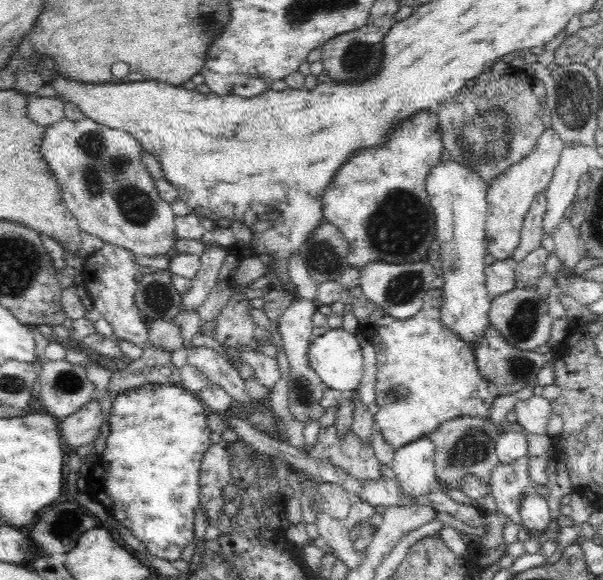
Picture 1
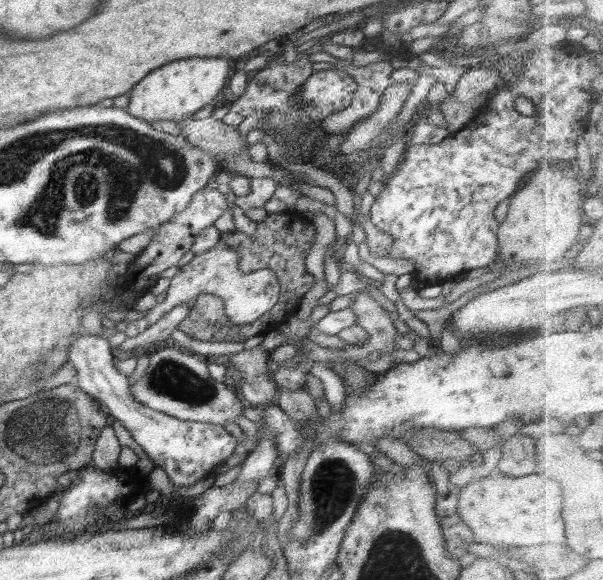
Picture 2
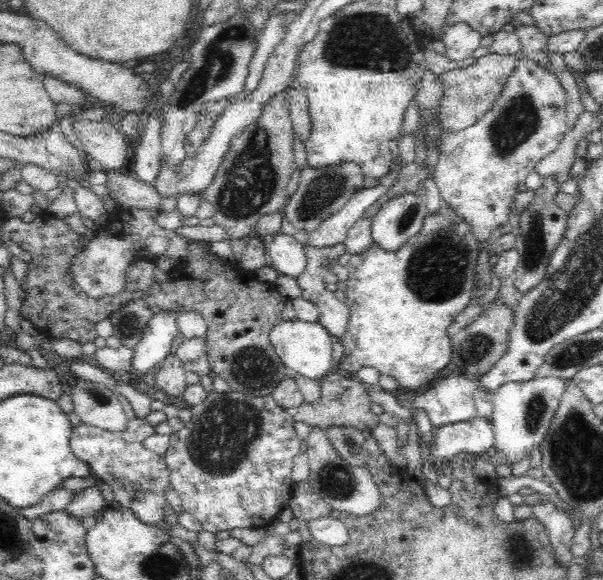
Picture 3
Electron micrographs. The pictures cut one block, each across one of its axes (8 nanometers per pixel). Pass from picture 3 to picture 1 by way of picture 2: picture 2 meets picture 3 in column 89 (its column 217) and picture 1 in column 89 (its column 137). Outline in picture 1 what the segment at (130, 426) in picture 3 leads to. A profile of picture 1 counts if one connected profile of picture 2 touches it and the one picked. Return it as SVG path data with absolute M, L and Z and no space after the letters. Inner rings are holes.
M97 397L88 401L74 414L61 419L59 431L66 450L74 448L76 452L78 447L93 443L103 422L104 416Z

